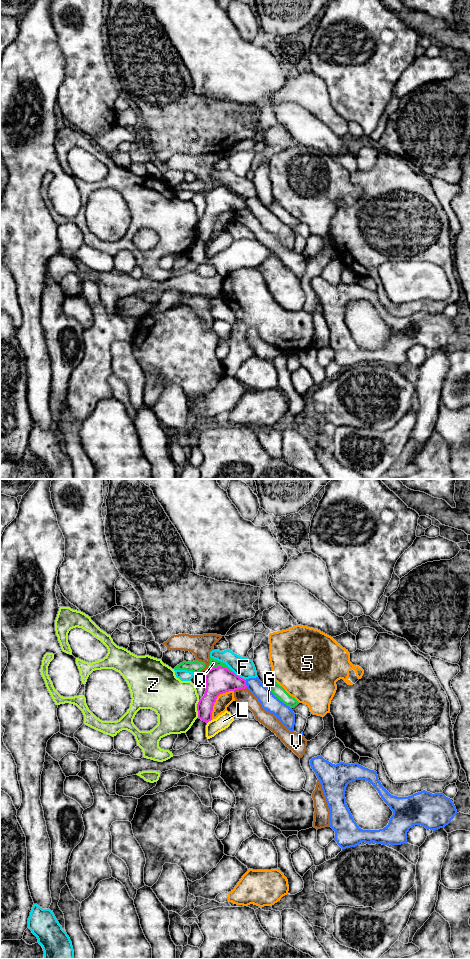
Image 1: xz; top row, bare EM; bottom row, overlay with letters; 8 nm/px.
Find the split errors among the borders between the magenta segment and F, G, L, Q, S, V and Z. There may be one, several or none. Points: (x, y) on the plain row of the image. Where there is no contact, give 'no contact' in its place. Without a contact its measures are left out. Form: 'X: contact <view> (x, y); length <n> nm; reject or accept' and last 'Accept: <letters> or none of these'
F: contact xz (238, 196); length 130 nm; reject
G: contact xz (245, 204); length 60 nm; reject
L: contact xz (209, 240); length 50 nm; reject
Q: contact xz (220, 186); length 200 nm; reject
S: contact xz (215, 220); length 300 nm; reject
V: contact xz (239, 208); length 100 nm; reject
Z: contact xz (197, 229); length 140 nm; reject
Accept: none of these

